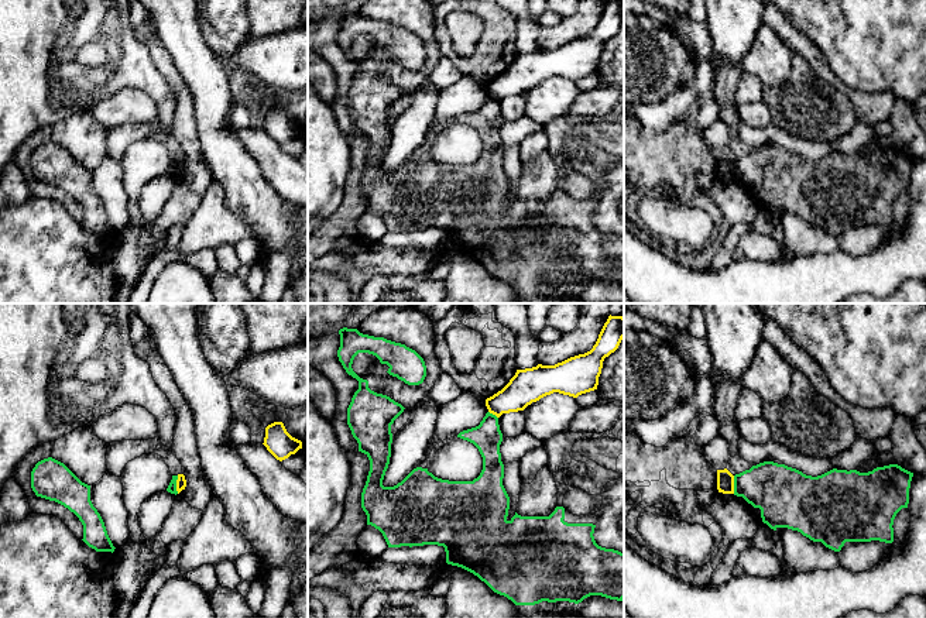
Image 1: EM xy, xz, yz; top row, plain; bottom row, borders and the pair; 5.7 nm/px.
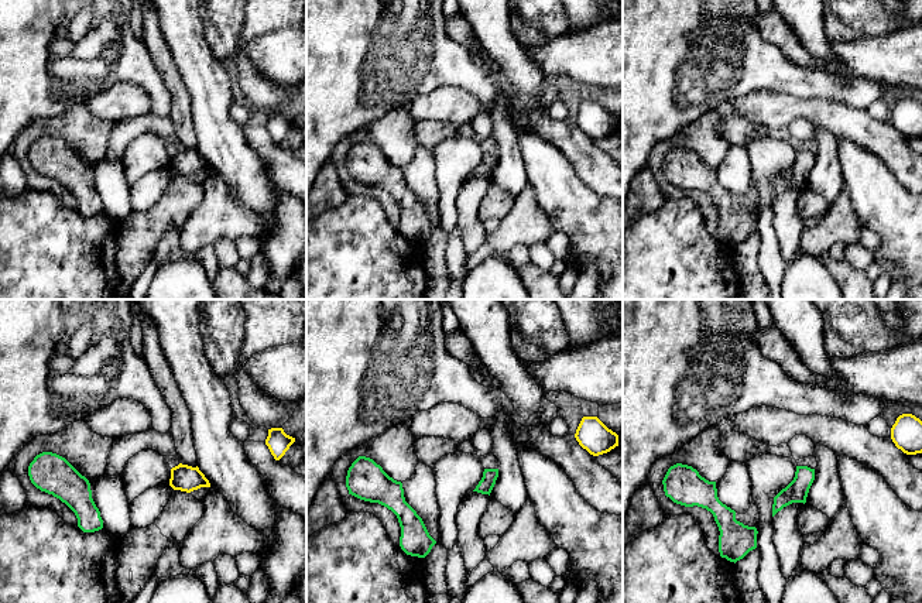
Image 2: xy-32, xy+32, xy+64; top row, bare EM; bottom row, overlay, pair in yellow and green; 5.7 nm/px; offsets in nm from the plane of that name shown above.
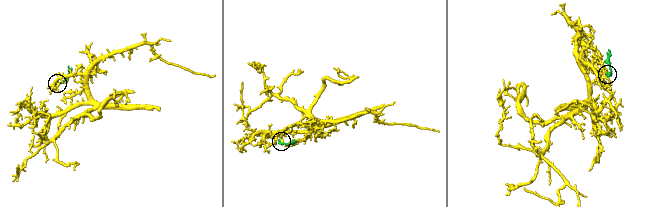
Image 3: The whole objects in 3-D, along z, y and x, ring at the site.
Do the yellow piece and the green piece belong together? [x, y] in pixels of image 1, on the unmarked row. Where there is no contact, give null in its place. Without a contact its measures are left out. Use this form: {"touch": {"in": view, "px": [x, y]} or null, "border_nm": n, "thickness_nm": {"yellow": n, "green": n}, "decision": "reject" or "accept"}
{"touch": {"in": "xy", "px": [177, 168]}, "border_nm": 100, "thickness_nm": {"yellow": 60, "green": 50}, "decision": "reject"}

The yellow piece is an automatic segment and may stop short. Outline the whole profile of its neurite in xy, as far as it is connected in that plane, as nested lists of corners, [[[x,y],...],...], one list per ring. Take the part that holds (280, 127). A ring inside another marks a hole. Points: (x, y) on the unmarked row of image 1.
[[[274,106],[265,111],[263,128],[279,145],[302,133],[302,126],[292,121],[282,106]]]

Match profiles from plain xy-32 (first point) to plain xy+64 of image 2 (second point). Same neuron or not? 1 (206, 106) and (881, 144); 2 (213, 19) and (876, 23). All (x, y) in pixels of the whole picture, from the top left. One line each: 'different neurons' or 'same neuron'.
1: different neurons
2: same neuron

